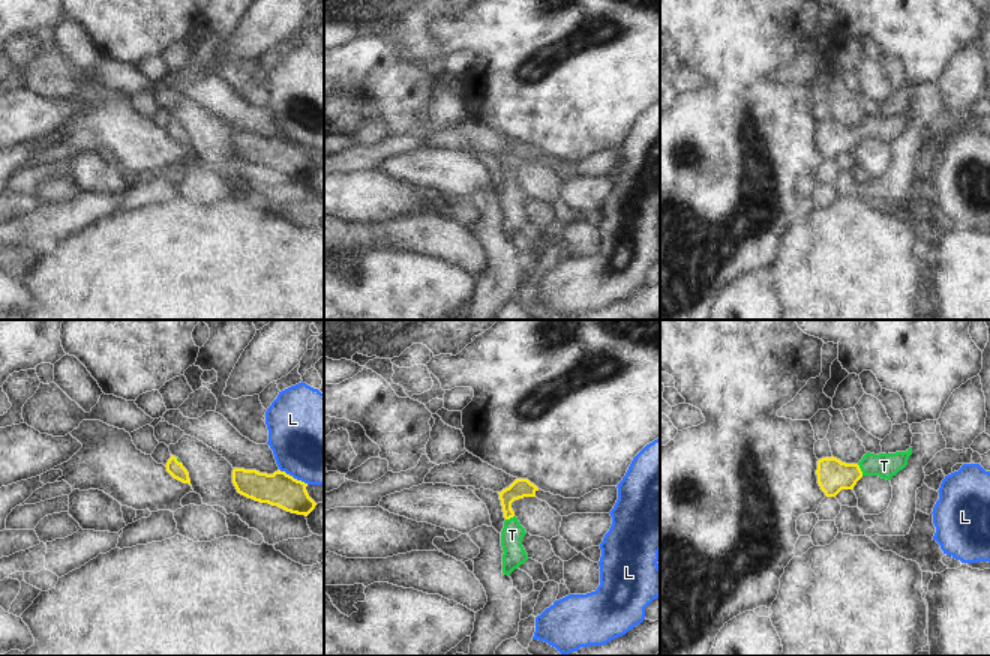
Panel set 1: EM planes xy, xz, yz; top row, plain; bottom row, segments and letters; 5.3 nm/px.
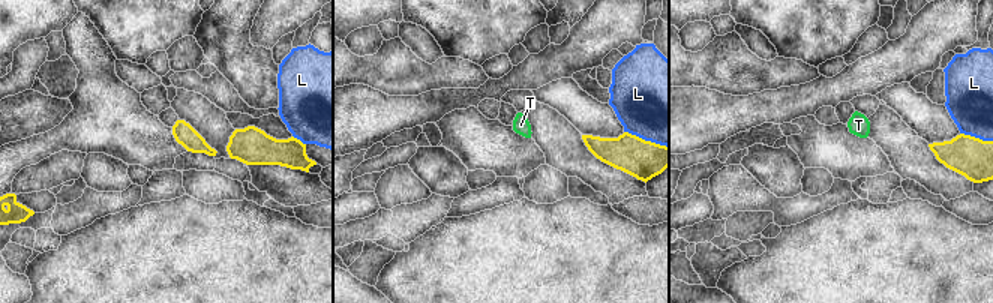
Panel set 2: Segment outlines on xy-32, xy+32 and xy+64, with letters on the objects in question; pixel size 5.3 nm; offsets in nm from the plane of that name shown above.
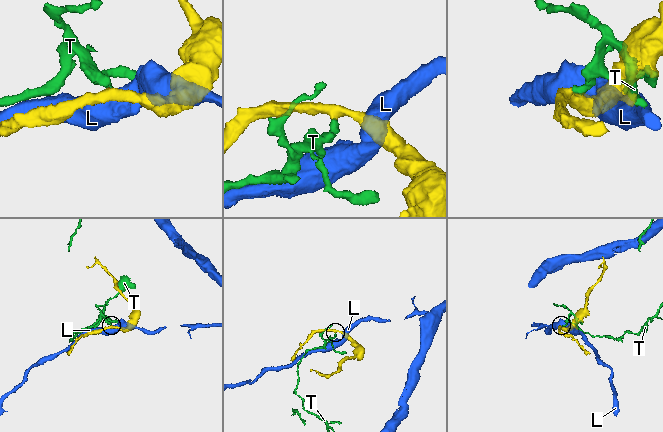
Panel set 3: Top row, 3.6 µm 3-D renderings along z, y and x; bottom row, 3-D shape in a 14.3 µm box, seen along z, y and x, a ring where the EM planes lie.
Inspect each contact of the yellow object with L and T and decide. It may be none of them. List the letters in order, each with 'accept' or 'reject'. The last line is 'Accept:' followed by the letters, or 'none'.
L: reject
T: accept
Accept: T

